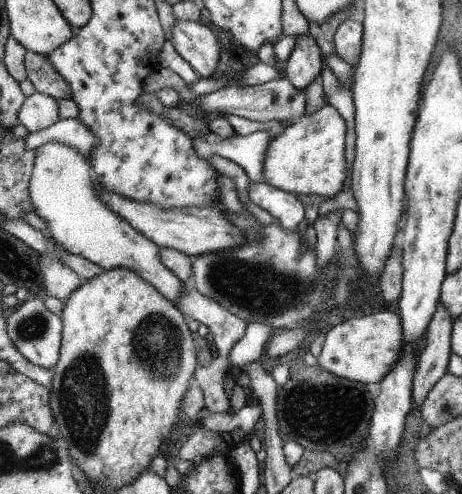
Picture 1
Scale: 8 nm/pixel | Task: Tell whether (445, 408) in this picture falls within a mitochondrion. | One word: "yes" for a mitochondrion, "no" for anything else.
yes

